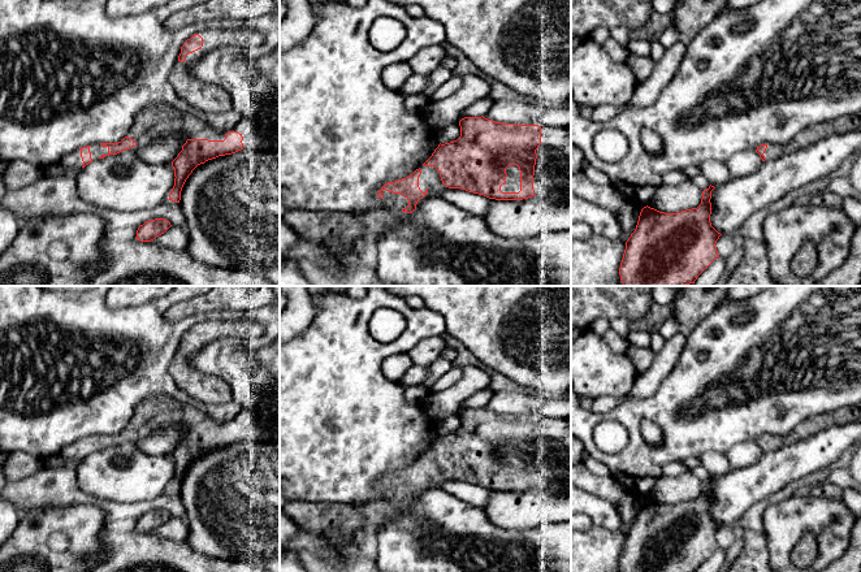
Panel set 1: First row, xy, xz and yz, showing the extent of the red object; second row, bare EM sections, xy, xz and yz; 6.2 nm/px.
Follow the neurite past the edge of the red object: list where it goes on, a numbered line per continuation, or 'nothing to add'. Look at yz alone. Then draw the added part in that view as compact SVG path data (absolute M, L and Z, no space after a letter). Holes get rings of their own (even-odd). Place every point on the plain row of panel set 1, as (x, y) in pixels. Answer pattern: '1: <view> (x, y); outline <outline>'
1: yz (812, 425); outline M830 413L814 415L804 420L789 434L784 437L767 436L763 447L766 451L774 451L780 448L782 446L800 442L828 426L828 422L830 422Z

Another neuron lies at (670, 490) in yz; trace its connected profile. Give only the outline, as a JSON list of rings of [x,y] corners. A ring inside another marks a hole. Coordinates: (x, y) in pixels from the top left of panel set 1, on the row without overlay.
[[[691,471],[670,477],[662,476],[649,490],[648,498],[665,504],[678,504],[697,499],[701,495],[702,481]]]

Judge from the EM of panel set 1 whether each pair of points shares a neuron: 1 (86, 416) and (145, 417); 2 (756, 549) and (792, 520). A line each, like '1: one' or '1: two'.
1: two
2: two

